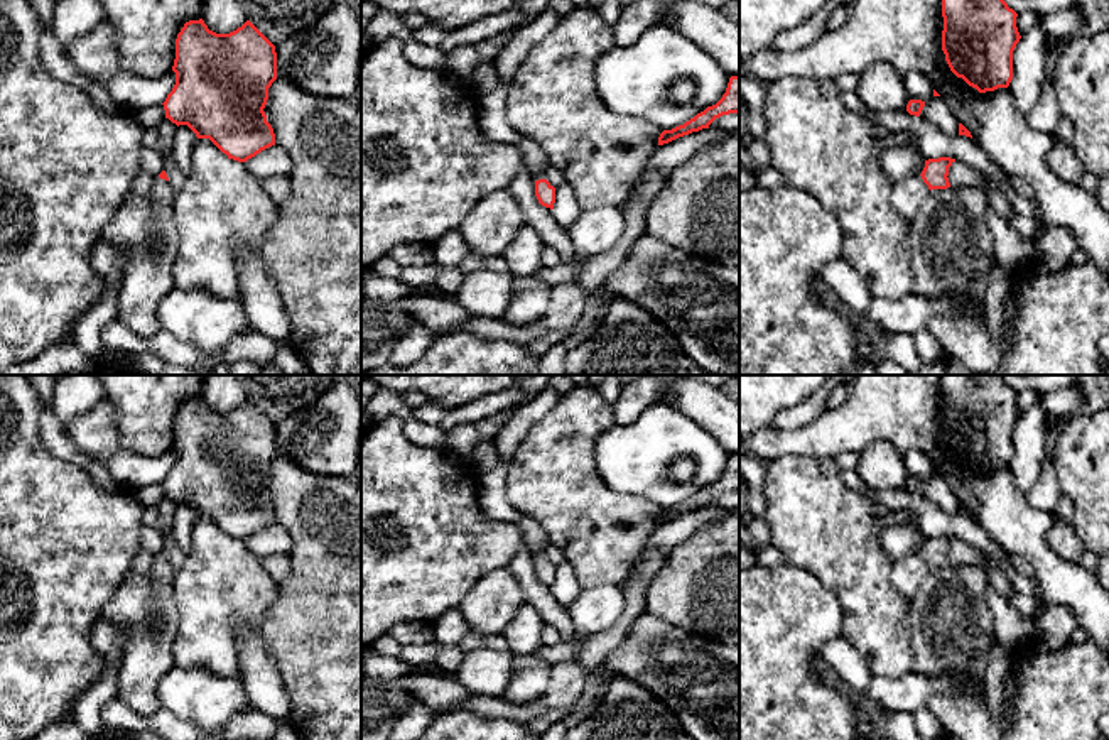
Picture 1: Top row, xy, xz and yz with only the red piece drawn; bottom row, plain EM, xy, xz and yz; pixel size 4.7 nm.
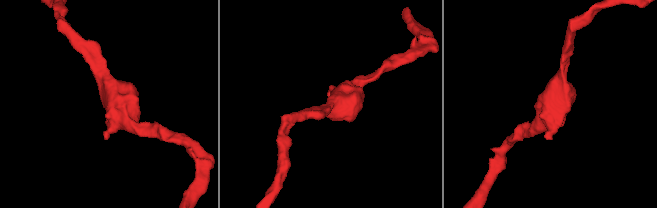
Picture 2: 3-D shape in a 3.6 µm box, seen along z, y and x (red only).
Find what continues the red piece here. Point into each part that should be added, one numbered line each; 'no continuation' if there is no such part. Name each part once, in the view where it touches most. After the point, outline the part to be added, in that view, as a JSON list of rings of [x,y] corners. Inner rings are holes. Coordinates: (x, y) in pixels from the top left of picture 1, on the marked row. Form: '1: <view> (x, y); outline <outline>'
1: yz (910, 193); outline [[[910,176],[896,184],[893,206],[905,221],[912,223],[928,193],[930,189],[923,182],[922,176]]]

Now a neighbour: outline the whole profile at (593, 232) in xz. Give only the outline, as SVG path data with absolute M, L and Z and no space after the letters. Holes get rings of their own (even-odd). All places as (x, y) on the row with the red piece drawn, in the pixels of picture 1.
M619 206L582 209L567 235L579 260L611 250L625 231L625 215Z

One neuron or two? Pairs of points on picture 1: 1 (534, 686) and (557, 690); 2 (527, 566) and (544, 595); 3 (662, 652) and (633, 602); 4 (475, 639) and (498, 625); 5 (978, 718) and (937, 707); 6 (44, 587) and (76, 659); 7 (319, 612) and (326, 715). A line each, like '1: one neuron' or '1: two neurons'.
1: two neurons
2: one neuron
3: two neurons
4: two neurons
5: one neuron
6: one neuron
7: one neuron

